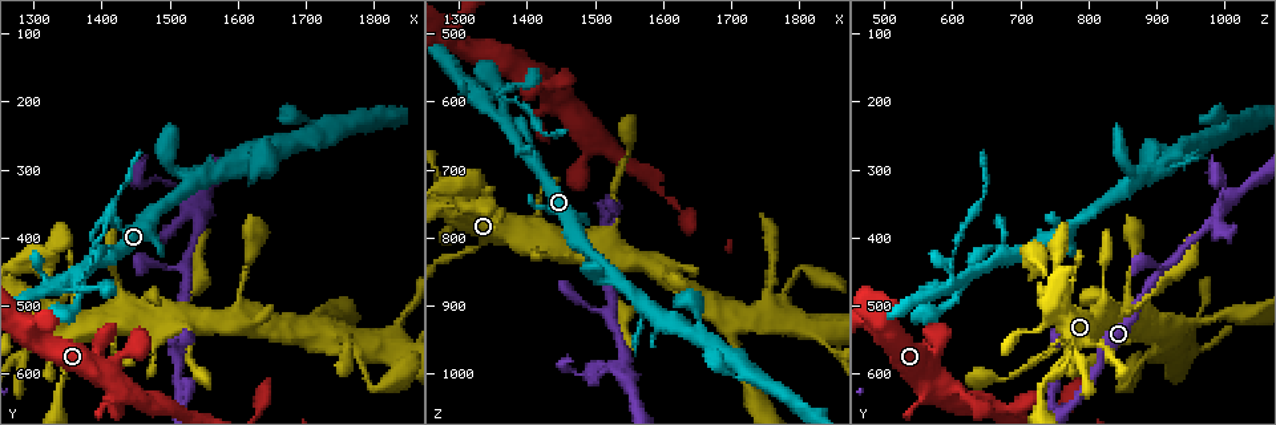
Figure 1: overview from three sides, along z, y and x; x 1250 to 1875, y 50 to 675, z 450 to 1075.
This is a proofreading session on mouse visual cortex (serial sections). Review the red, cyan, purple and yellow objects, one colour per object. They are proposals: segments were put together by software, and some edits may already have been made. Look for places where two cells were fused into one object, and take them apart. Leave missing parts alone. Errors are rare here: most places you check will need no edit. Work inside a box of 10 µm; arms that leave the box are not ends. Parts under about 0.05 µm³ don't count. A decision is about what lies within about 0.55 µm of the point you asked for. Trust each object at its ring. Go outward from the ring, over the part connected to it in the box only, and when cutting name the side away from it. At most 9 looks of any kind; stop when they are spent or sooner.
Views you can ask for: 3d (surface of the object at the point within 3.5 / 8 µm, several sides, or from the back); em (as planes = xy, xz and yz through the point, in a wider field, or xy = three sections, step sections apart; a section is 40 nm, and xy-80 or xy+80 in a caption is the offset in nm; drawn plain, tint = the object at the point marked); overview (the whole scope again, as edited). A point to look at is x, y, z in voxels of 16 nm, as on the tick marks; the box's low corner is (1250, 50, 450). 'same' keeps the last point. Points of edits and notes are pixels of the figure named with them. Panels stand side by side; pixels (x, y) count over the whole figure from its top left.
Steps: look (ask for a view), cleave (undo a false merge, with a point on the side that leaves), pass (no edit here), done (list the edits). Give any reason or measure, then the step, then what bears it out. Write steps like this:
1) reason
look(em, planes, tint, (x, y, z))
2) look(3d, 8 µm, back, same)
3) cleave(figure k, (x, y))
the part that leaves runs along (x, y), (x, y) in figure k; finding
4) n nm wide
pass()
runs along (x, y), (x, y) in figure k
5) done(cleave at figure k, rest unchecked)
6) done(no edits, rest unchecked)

thin neck
look(3d, 3.5 µm, (1365, 460, 630))

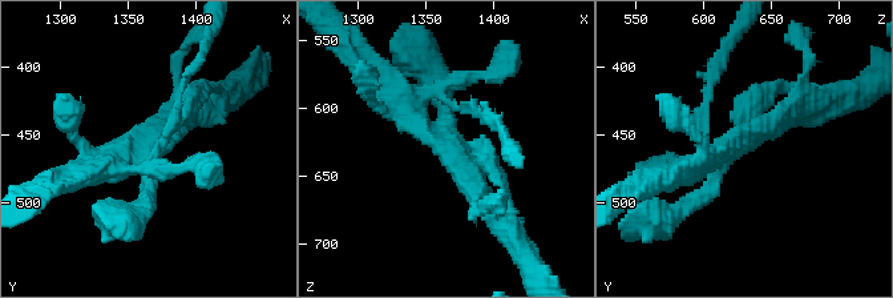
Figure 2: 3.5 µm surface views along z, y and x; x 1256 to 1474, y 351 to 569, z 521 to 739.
3 arms; arms of 200, 250, 250 nm; now the EM
look(em, xy, step 5, tint, (1364, 456, 626))

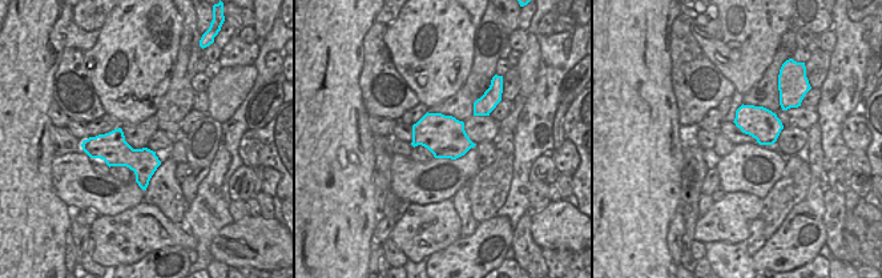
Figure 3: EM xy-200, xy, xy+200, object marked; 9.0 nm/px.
cleave(figure 2, (699, 111))
the part that leaves runs along (455, 107), (476, 109), (504, 137) in figure 2; a second cell is stuck on

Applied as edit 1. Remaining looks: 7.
redraw
look(overview)

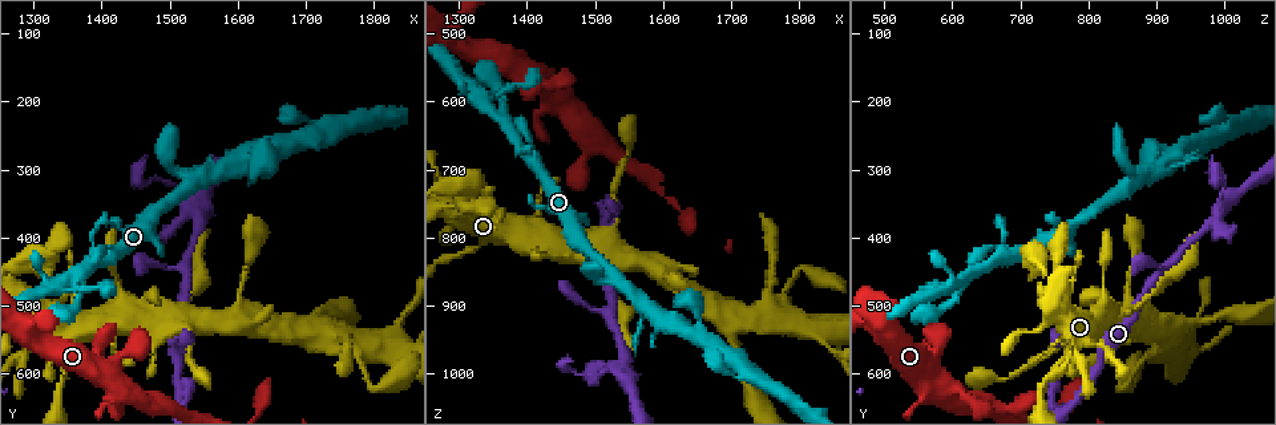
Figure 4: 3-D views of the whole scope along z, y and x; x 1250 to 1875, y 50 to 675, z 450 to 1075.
arms part here
look(3d, 8 µm, (1540, 315, 870))

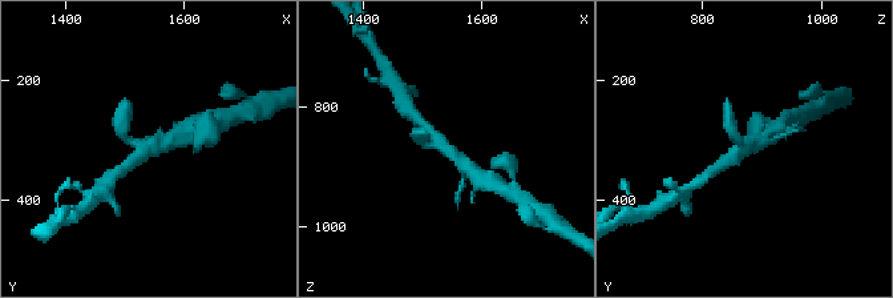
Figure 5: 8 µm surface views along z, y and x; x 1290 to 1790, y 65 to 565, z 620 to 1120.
3 arms; arms of 250, 300, 350 nm; shape alone is not enough
look(em, xy, step 2, tint, same)

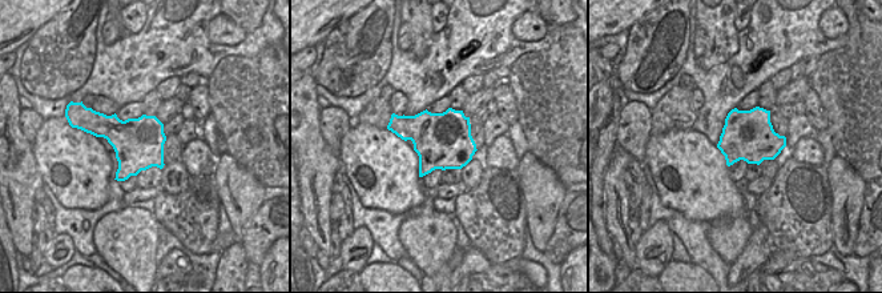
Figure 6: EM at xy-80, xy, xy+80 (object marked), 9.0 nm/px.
500 nm wide
pass()
runs along (420, 123), (472, 170) in figure 5; all the same cell

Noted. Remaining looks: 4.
look(3d, 8 µm, back, (1520, 455, 905))

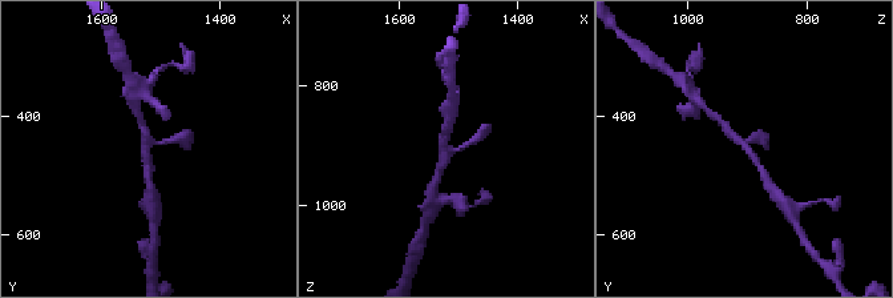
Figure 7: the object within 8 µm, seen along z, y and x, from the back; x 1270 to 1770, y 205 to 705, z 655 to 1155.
3 arms; arms of 150, 200, 200 nm; now the EM
look(em, xy, step 5, tint, same)

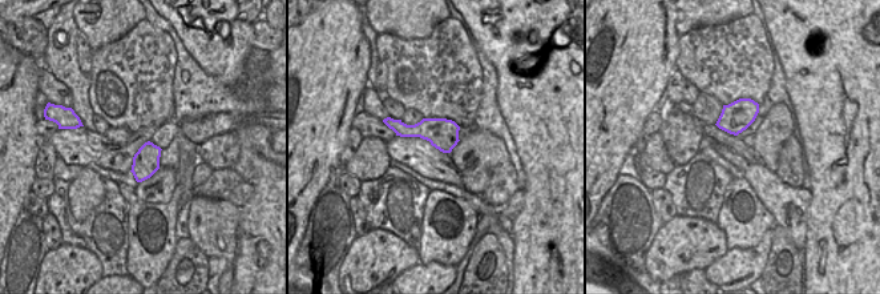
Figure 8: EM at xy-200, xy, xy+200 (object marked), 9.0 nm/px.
280 nm wide
pass()
runs along (767, 181), (751, 154), (719, 121) in figure 7; all the same cell

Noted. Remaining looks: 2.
thin arm on a thick one
look(3d, 3.5 µm, (1420, 580, 570))

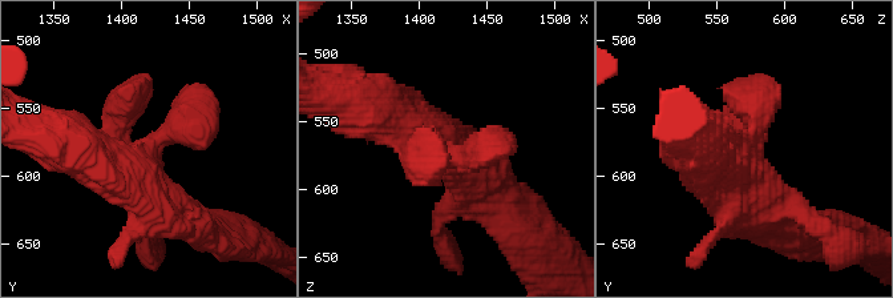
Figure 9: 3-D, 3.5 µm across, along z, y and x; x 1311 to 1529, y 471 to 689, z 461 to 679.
now the EM
look(em, xy, step 3, tint, (1418, 586, 570))

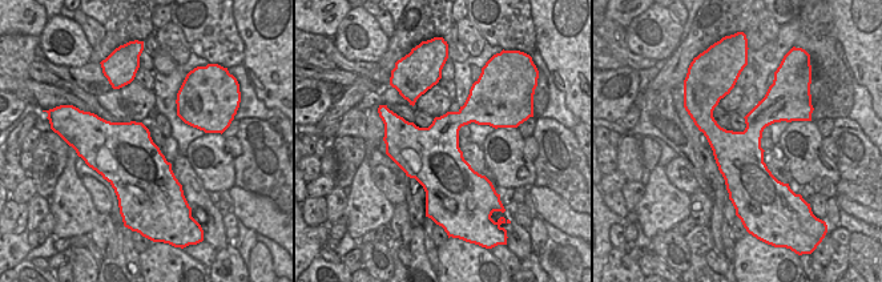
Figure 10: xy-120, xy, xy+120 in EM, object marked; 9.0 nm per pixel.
pass()
runs along (364, 103), (441, 140), (495, 192) in figure 9; continuous, no second cell

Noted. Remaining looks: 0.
done(cleave at figure 2, rest unchecked)

